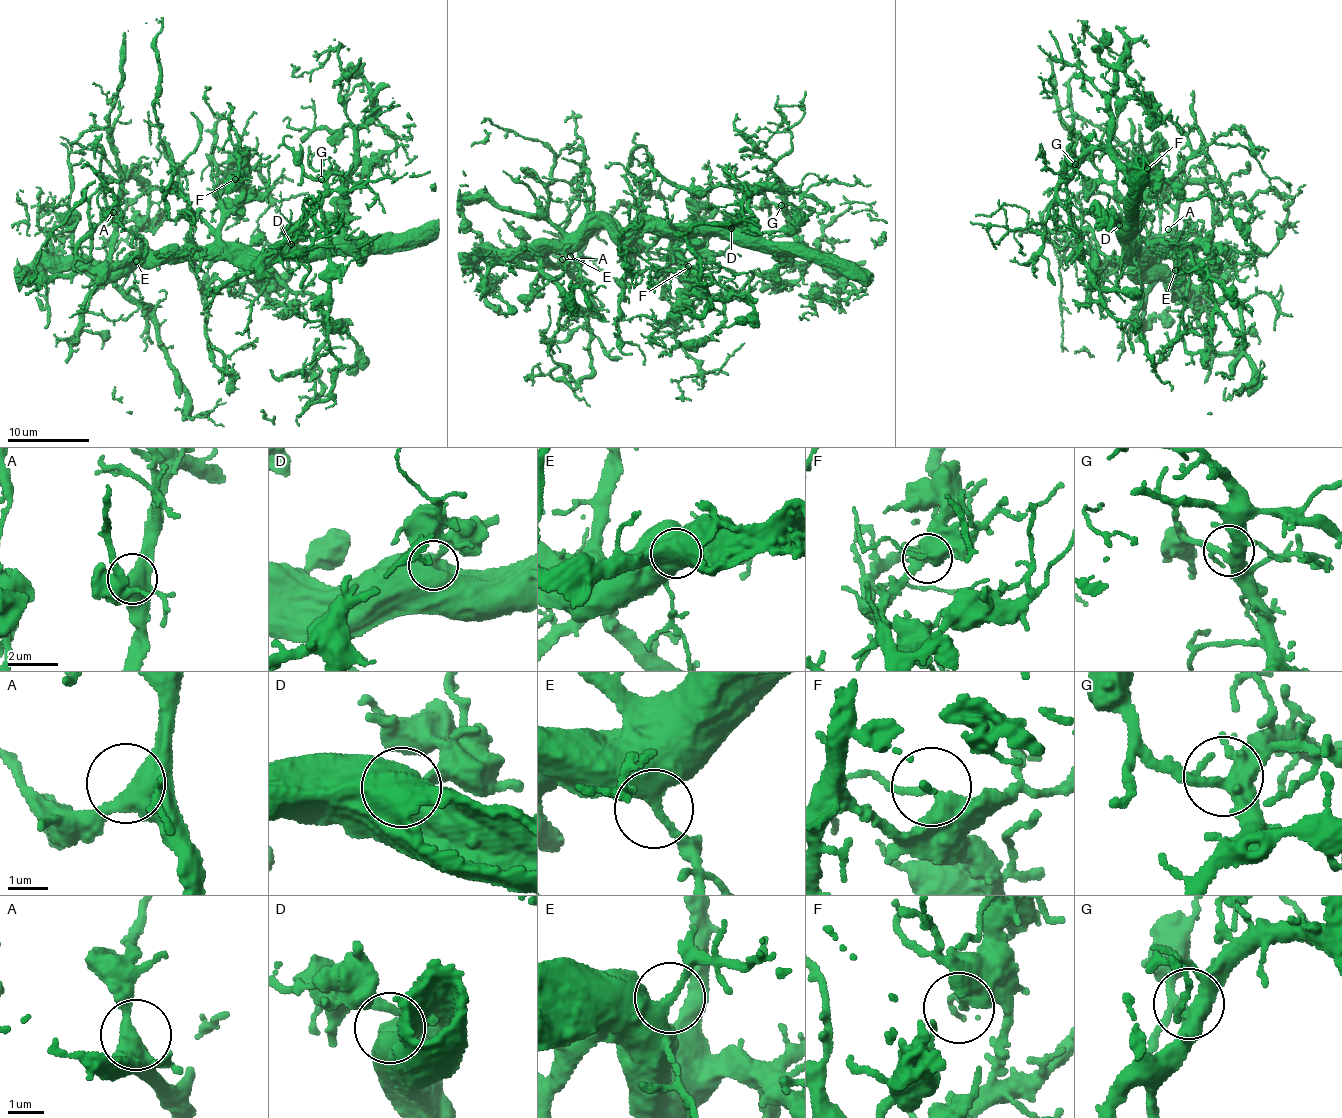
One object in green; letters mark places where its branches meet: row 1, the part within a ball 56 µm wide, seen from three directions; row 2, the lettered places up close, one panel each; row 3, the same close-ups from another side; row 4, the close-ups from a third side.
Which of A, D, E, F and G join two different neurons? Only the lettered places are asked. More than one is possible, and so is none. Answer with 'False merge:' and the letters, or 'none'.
False merge: none

